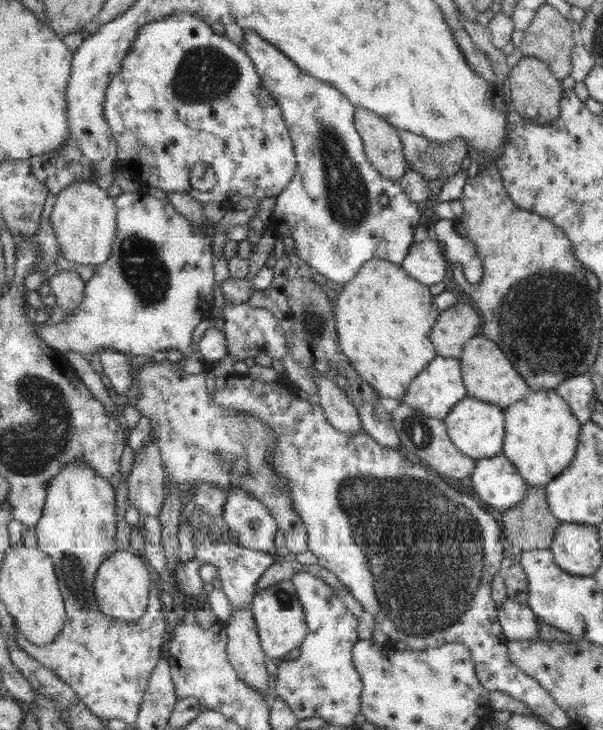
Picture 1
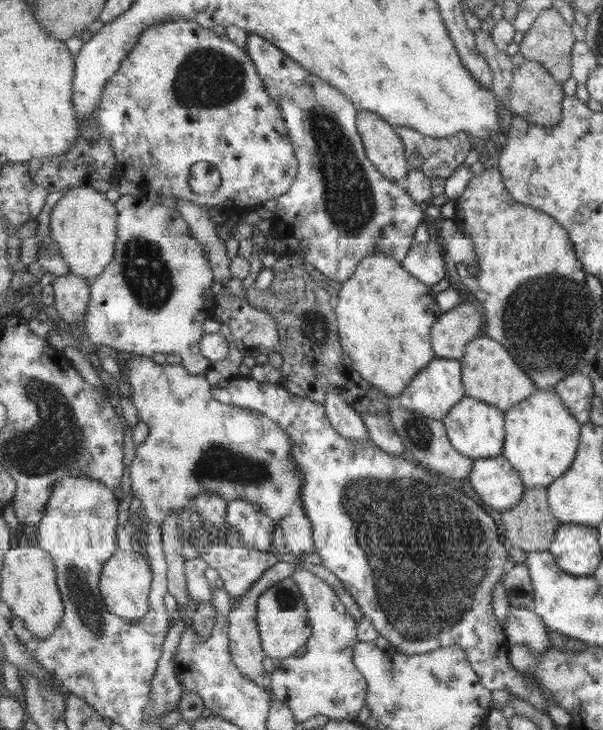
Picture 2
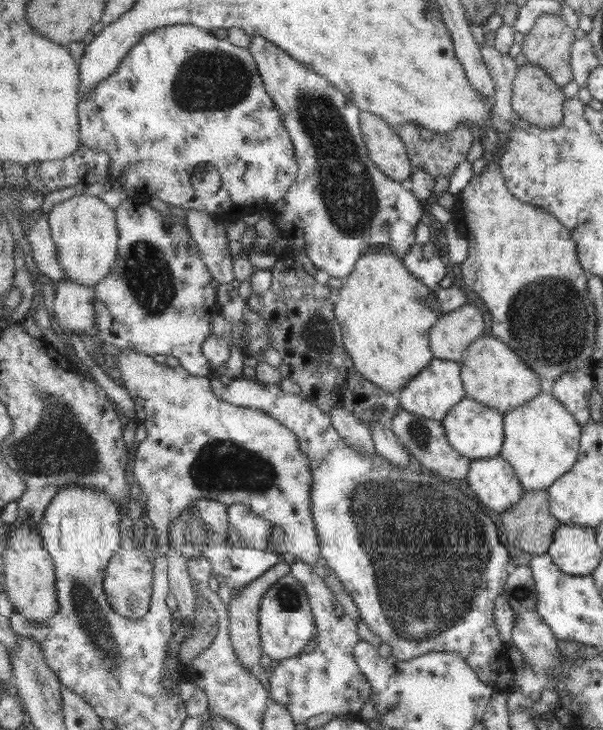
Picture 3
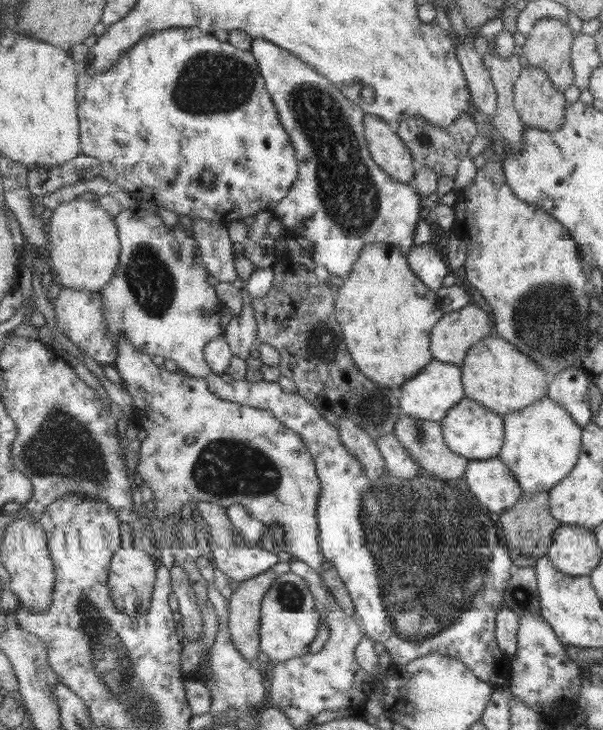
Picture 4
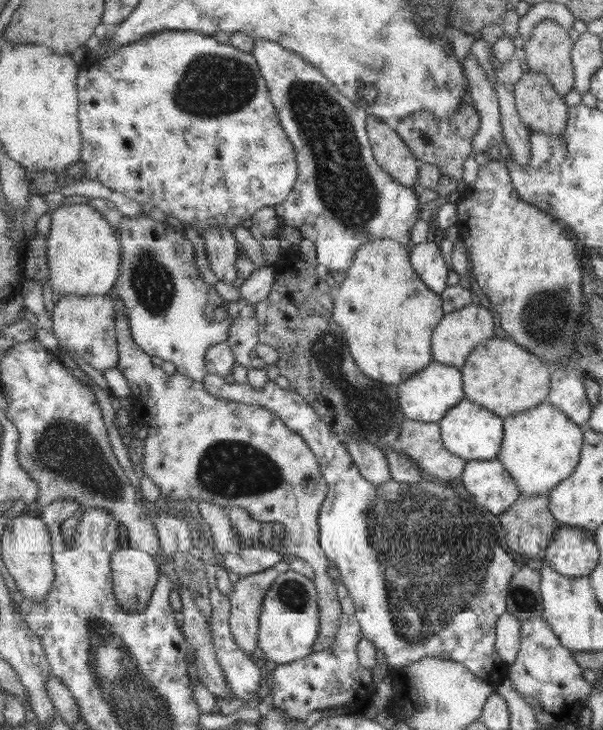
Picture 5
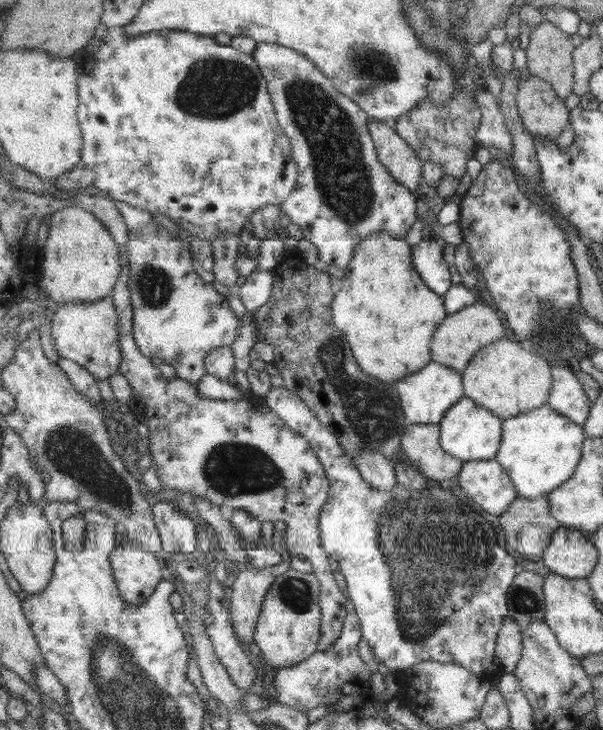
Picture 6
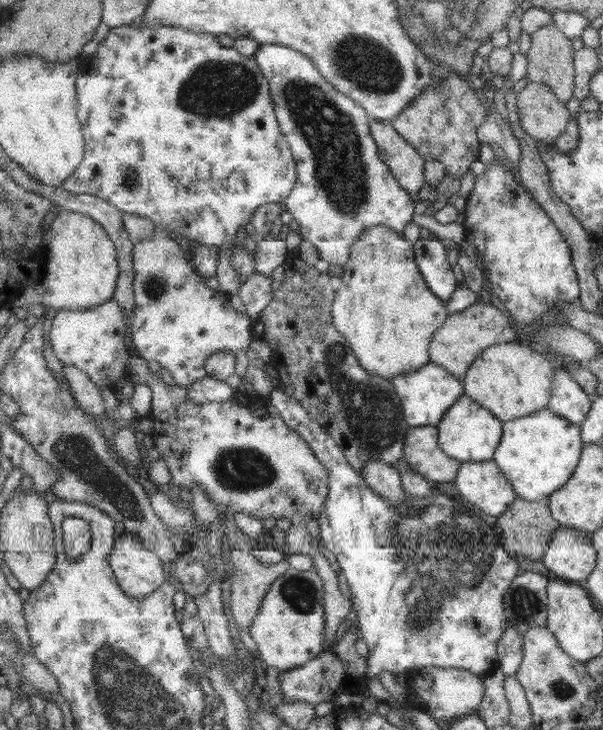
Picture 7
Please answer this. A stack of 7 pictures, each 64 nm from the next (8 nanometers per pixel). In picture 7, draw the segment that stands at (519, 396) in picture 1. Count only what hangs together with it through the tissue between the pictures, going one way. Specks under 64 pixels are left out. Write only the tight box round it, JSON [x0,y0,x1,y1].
[463,342,555,422]

